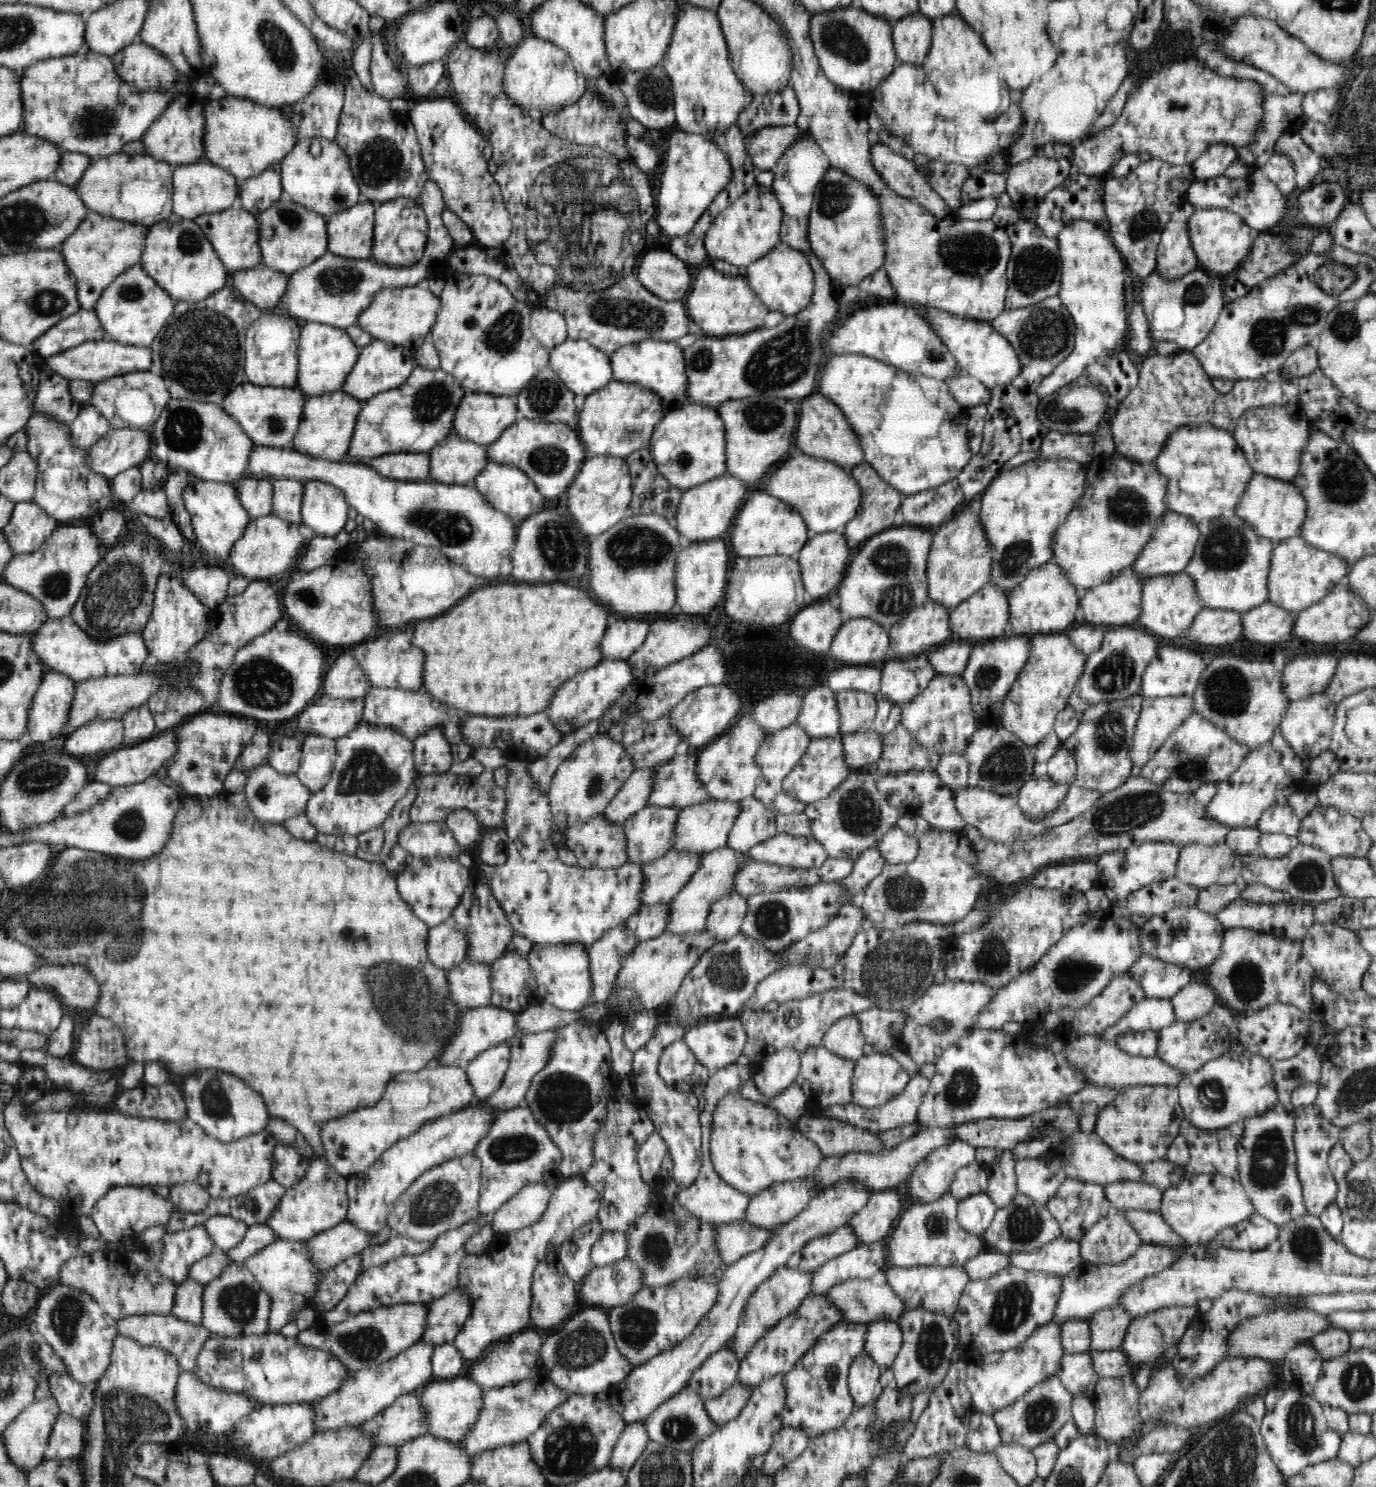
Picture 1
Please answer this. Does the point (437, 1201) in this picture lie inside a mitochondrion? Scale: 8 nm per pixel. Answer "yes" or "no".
yes

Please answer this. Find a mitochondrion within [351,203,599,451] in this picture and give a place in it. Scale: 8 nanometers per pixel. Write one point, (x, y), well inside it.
(502, 336)

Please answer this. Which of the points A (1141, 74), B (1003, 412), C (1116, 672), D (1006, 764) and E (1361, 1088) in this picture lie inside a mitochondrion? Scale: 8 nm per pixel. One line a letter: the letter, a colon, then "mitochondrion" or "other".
A: other
B: other
C: mitochondrion
D: mitochondrion
E: mitochondrion

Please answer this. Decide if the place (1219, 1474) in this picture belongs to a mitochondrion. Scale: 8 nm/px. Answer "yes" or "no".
yes

